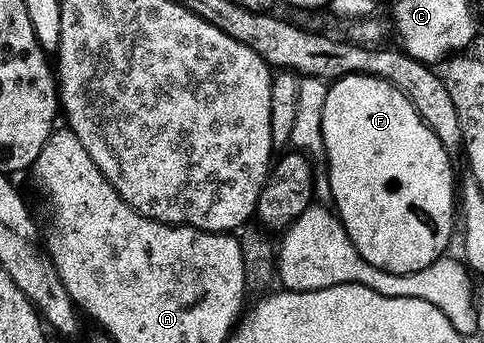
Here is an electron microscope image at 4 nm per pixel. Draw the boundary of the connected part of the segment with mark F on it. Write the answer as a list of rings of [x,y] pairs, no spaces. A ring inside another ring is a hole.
[[[355,73],[332,80],[327,86],[325,111],[321,111],[321,131],[323,132],[323,153],[325,158],[327,157],[325,172],[327,181],[331,184],[330,200],[335,201],[334,212],[345,227],[347,237],[353,239],[353,247],[357,247],[357,251],[365,260],[373,263],[373,267],[381,267],[390,273],[412,273],[421,271],[421,267],[429,267],[429,263],[433,263],[448,252],[447,244],[451,241],[451,228],[457,225],[457,173],[455,177],[454,171],[451,170],[453,161],[446,154],[440,139],[423,121],[413,103],[398,87],[391,85],[385,78],[371,77],[369,74]]]

